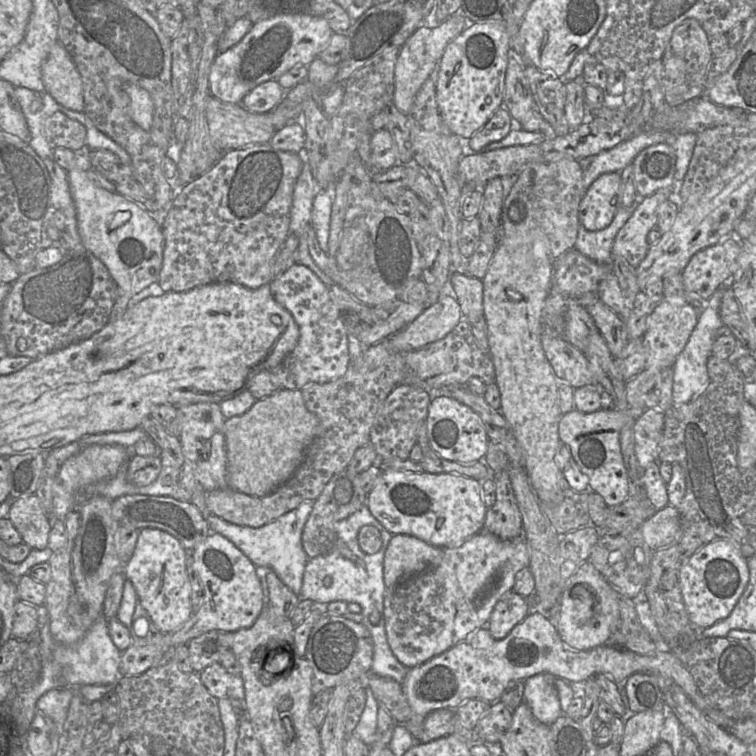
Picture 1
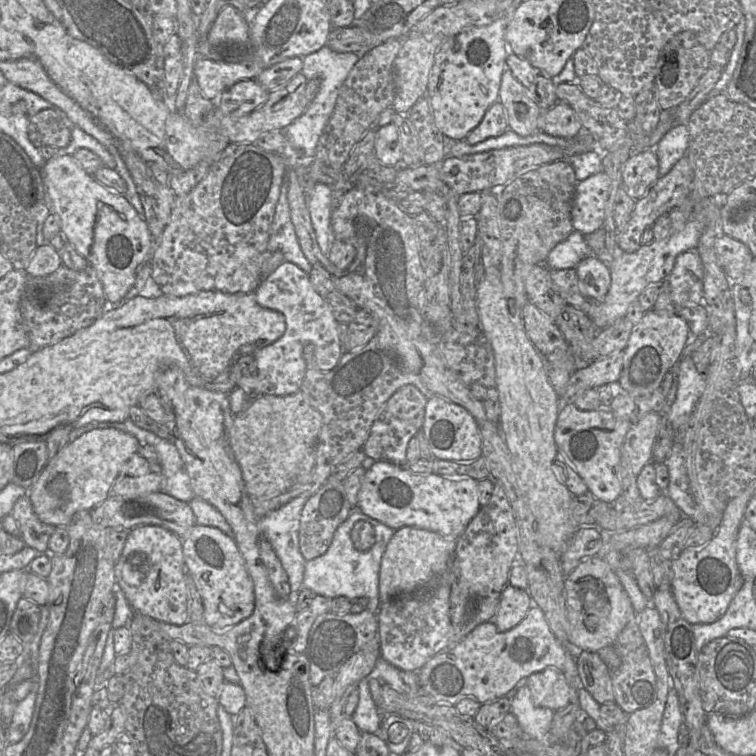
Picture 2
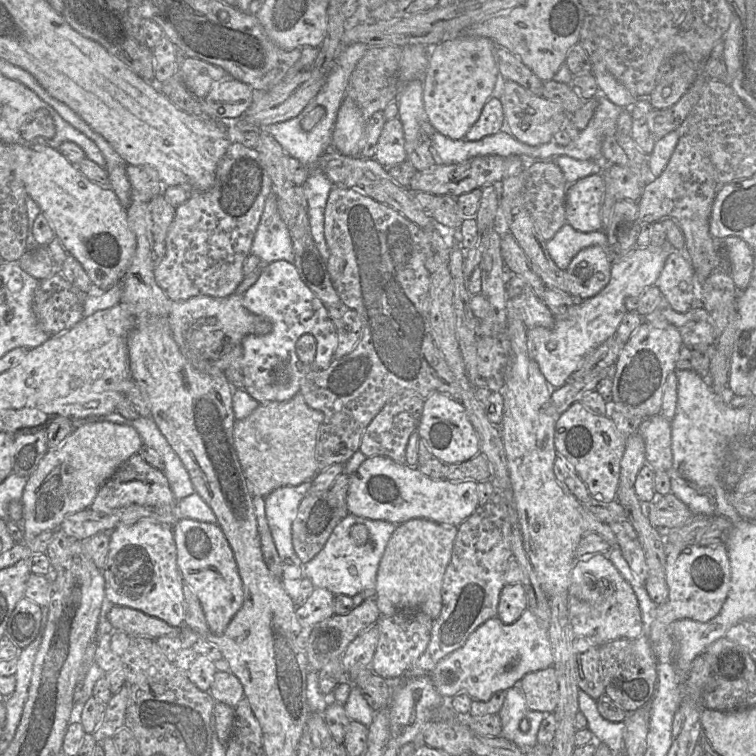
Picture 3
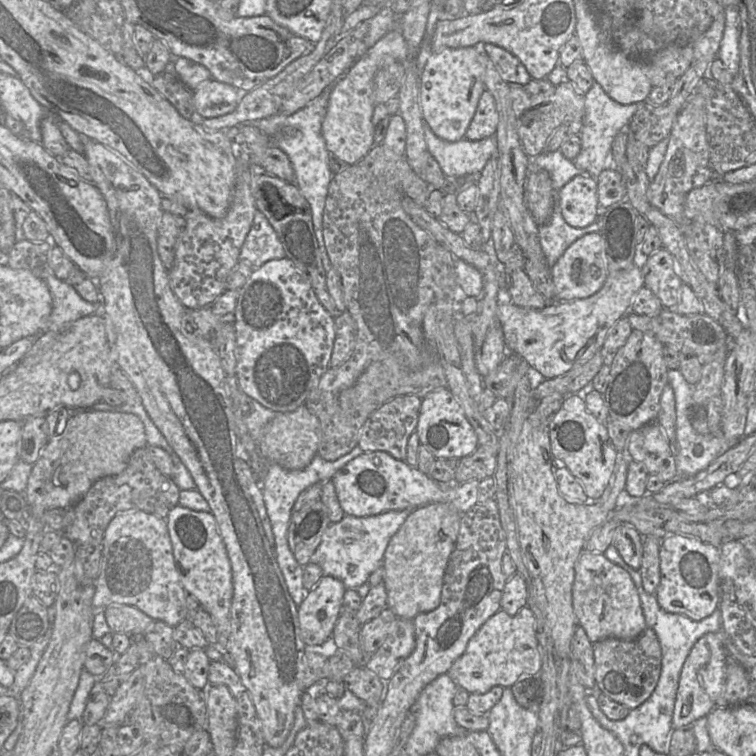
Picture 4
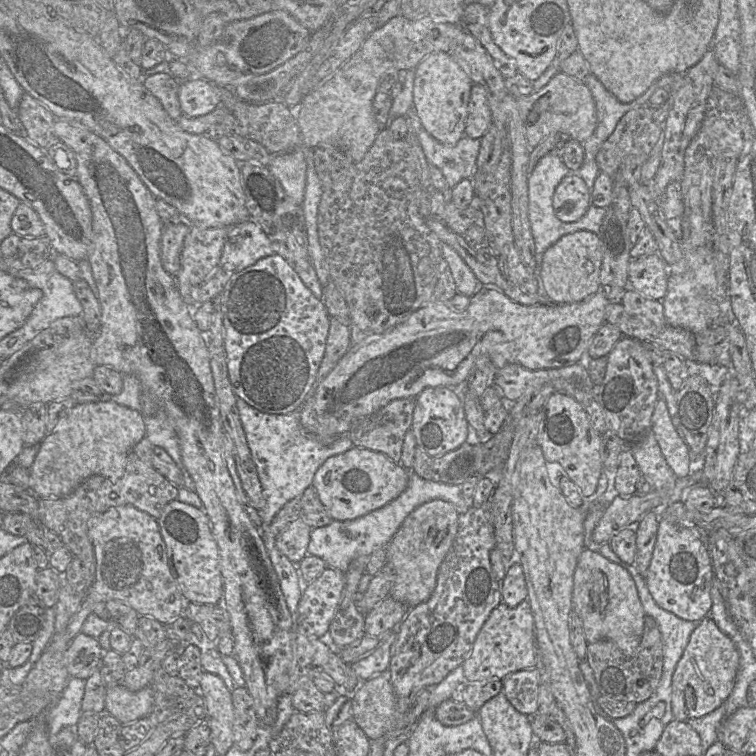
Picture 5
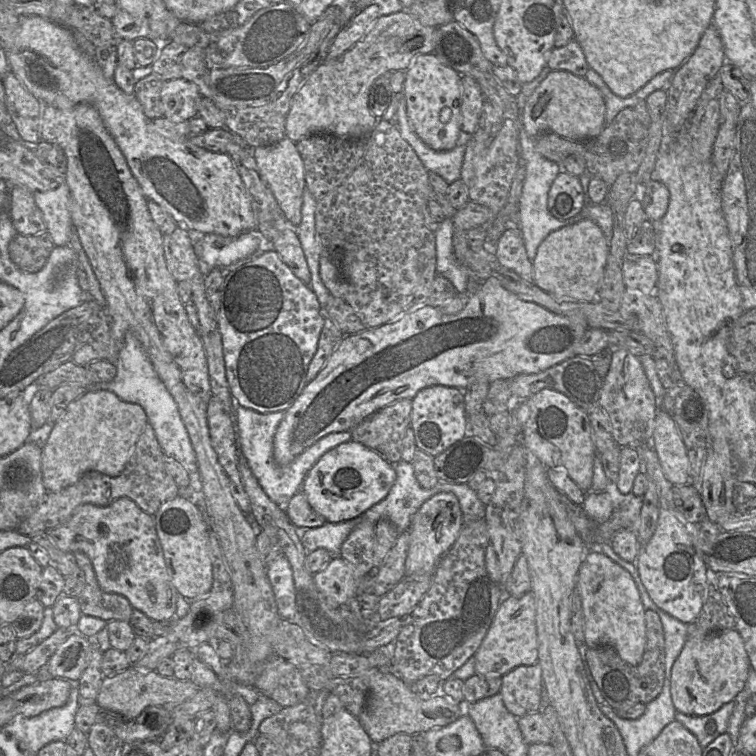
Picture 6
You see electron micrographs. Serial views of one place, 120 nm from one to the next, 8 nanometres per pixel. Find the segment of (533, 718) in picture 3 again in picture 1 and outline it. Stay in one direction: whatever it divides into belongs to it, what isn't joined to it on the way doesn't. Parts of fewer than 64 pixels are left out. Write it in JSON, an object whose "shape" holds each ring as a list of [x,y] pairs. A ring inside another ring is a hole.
{"shape":[[[540,673],[524,681],[523,701],[530,707],[534,717],[541,723],[551,725],[562,714],[554,677]]]}

